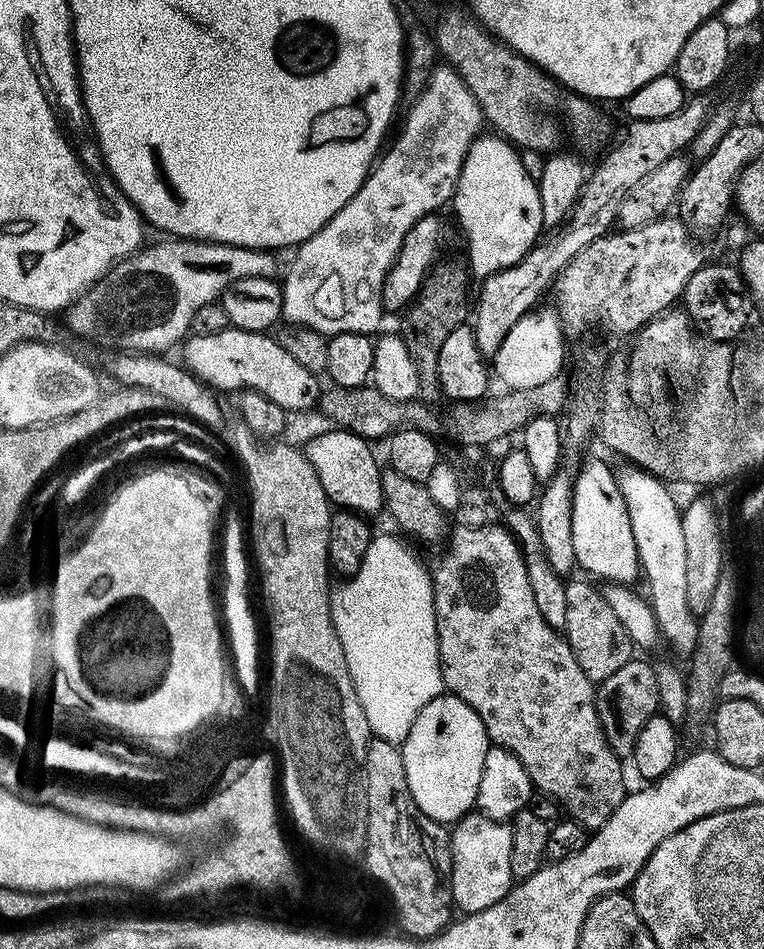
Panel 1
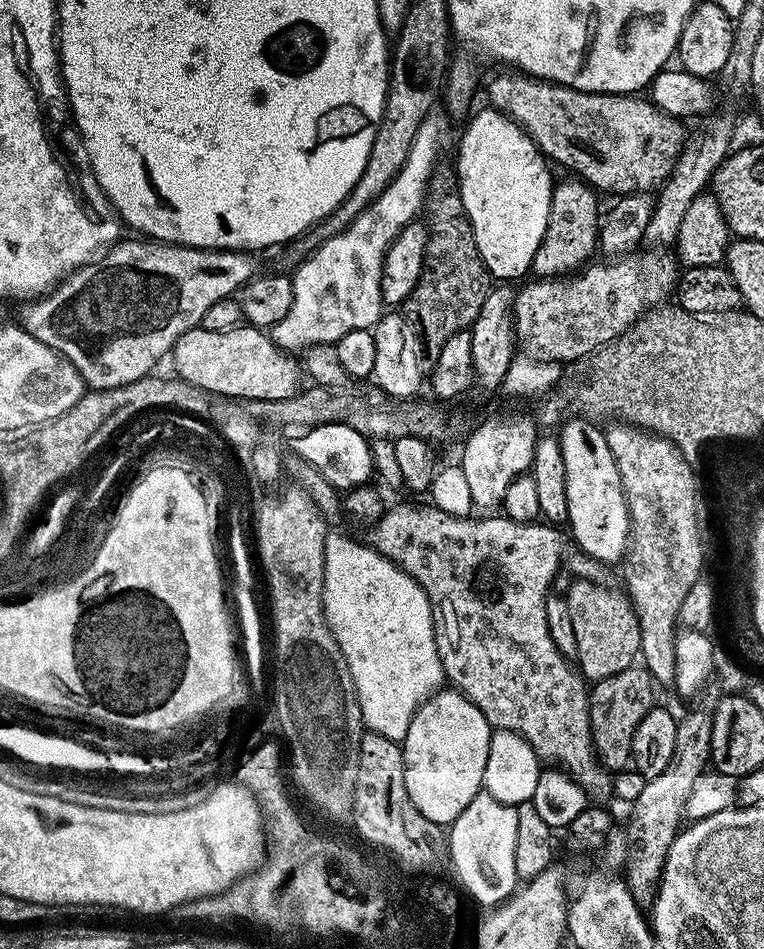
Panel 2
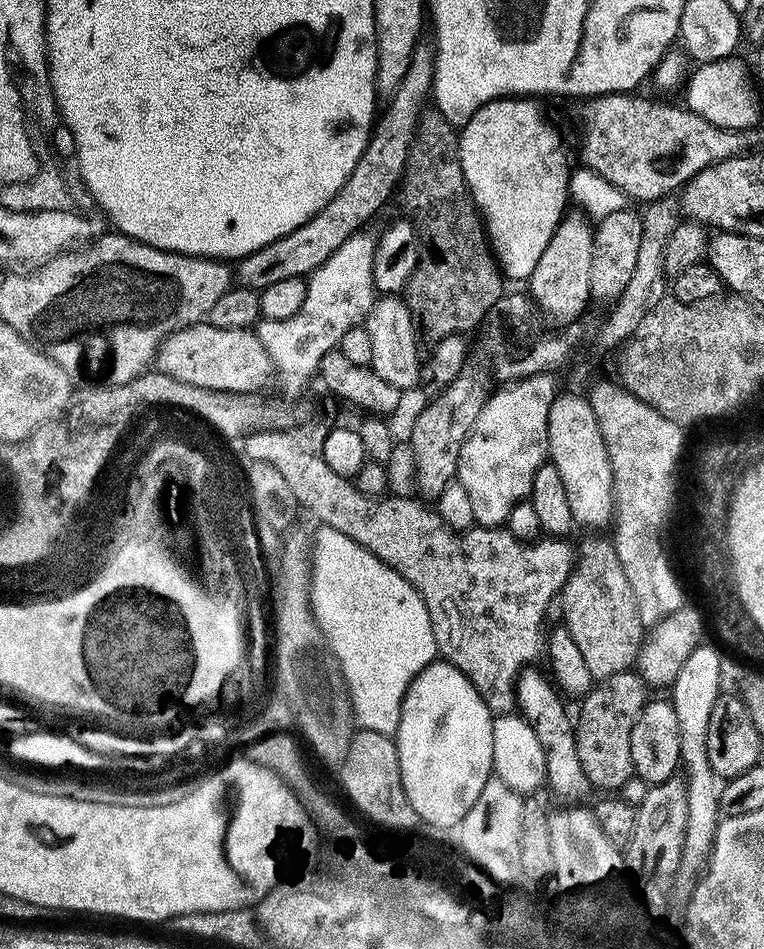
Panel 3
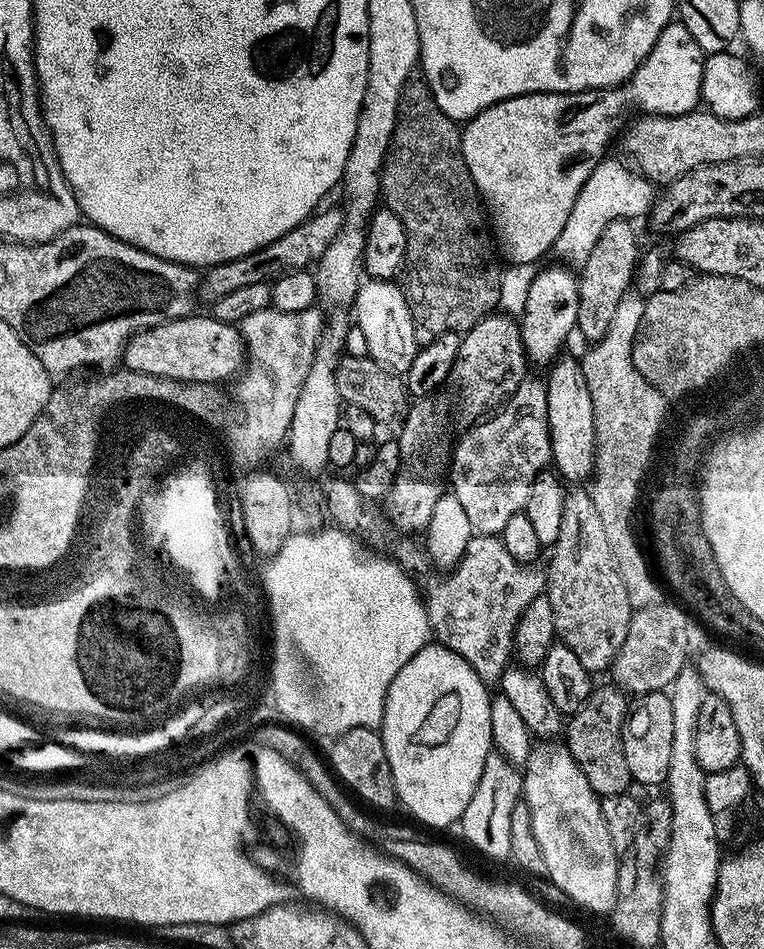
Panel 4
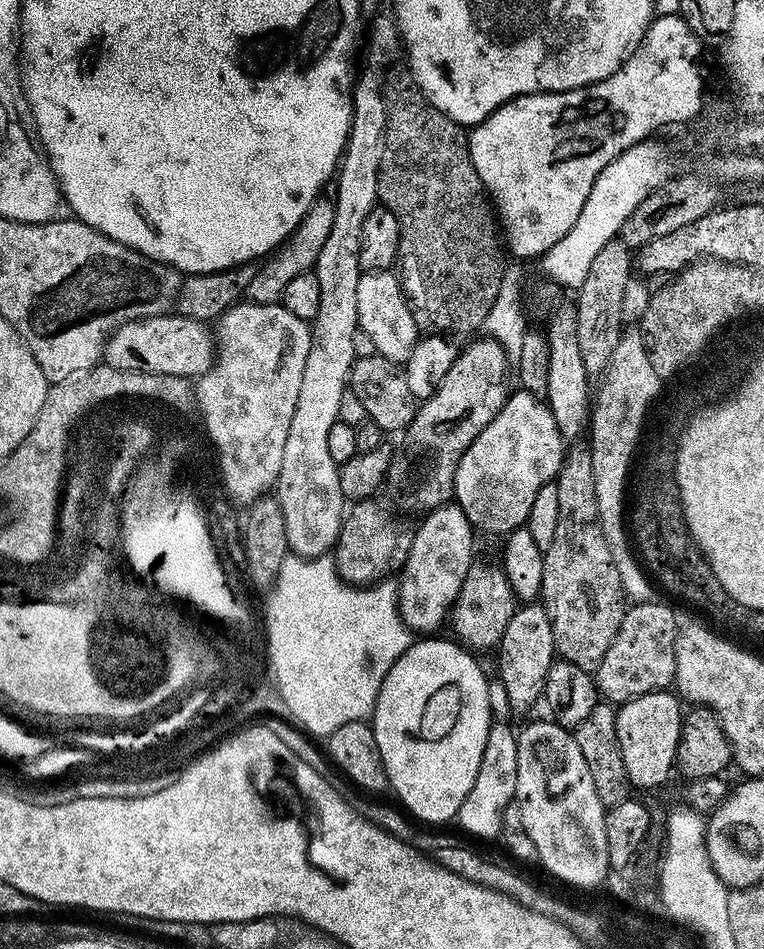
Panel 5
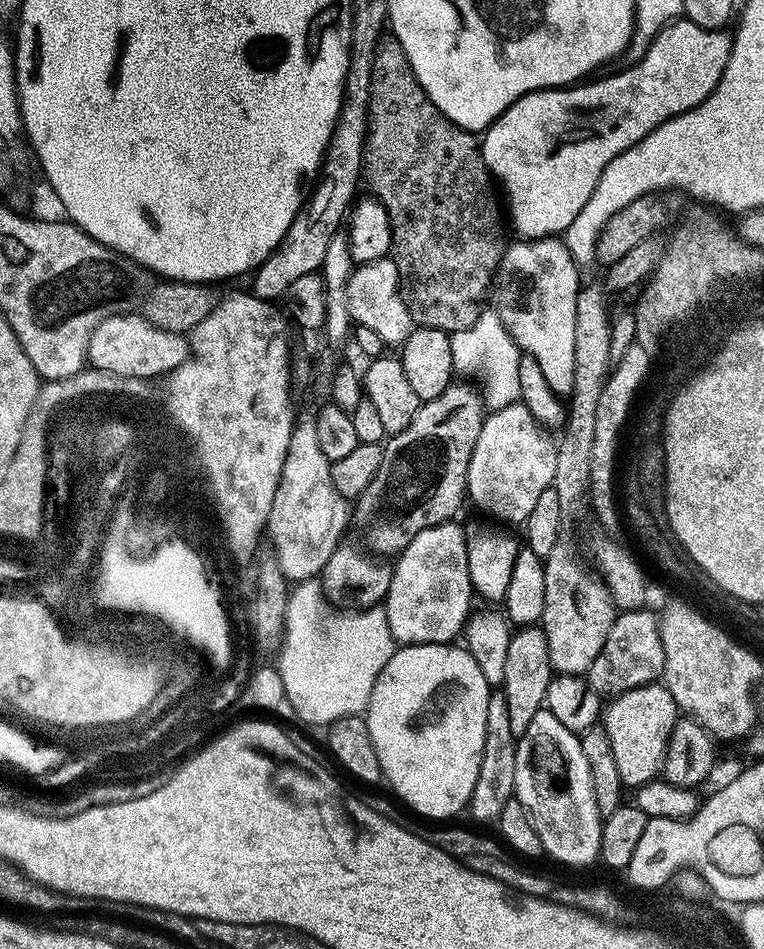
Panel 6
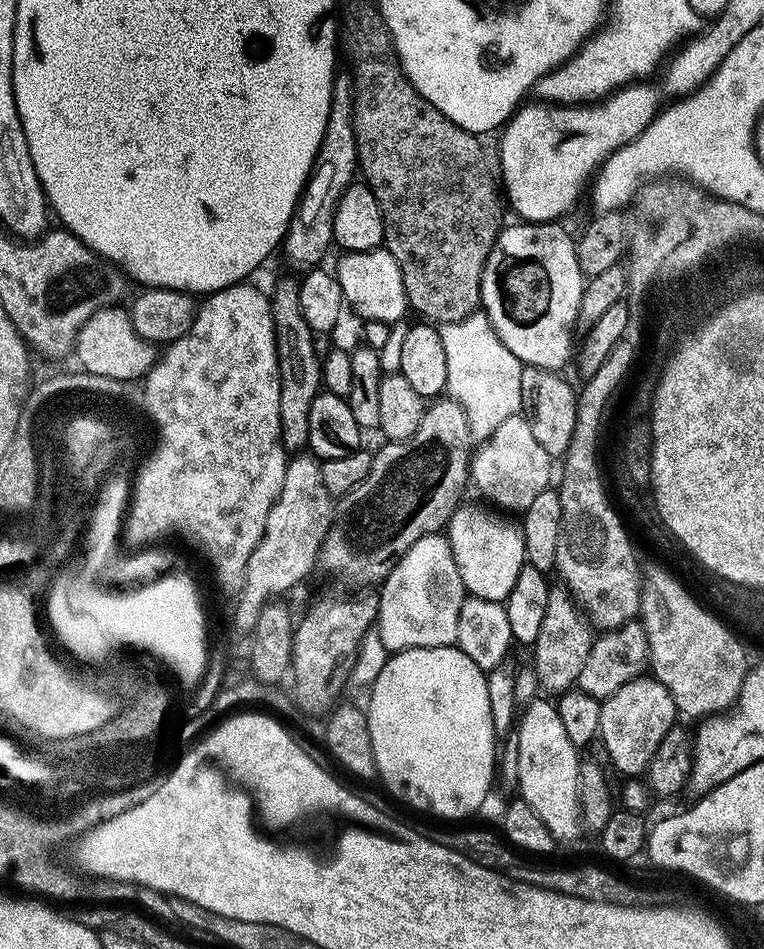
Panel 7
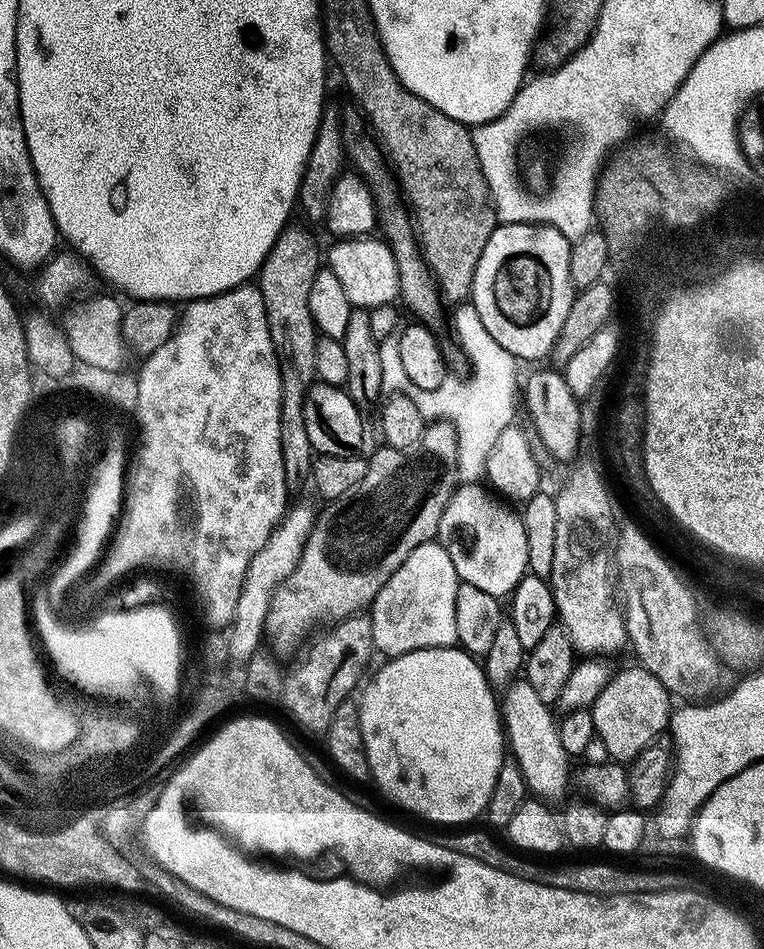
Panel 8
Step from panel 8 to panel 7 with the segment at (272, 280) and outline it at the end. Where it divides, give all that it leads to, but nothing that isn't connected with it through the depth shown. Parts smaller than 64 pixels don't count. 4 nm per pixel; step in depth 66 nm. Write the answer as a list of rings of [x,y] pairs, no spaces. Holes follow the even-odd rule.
[[[294,279],[280,280],[276,289],[270,292],[272,301],[272,317],[274,318],[274,334],[276,335],[276,353],[278,354],[278,374],[280,375],[280,389],[278,390],[278,418],[280,419],[280,441],[284,444],[285,453],[296,454],[308,444],[310,434],[310,406],[322,391],[320,382],[321,353],[316,353],[316,340],[312,328],[302,318],[302,306],[298,302],[300,293],[299,283]]]

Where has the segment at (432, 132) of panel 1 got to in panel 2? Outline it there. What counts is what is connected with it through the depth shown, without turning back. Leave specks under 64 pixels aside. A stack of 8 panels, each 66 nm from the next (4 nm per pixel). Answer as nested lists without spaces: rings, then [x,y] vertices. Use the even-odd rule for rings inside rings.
[[[429,111],[421,121],[406,154],[404,165],[396,171],[396,176],[382,192],[374,197],[368,207],[363,208],[341,232],[324,240],[311,254],[295,265],[296,272],[291,273],[294,302],[290,302],[290,312],[286,314],[286,318],[282,318],[282,322],[278,322],[270,330],[272,341],[282,350],[293,350],[292,348],[305,350],[314,344],[335,345],[336,341],[342,338],[342,334],[350,334],[350,330],[371,329],[379,322],[382,315],[380,279],[384,254],[400,231],[419,217],[416,215],[419,214],[420,208],[422,212],[425,207],[426,193],[437,171],[435,168],[436,159],[440,156],[440,144],[448,140],[449,117],[443,111],[442,113],[436,111]]]

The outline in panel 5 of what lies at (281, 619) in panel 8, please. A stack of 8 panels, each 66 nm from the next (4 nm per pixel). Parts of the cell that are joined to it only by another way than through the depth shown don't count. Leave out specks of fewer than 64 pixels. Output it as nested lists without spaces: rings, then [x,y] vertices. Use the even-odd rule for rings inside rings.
[[[484,339],[457,351],[442,386],[417,407],[416,416],[402,432],[404,441],[393,451],[386,481],[386,492],[396,499],[401,513],[427,514],[453,499],[455,472],[464,451],[508,401],[508,355],[497,339]]]

